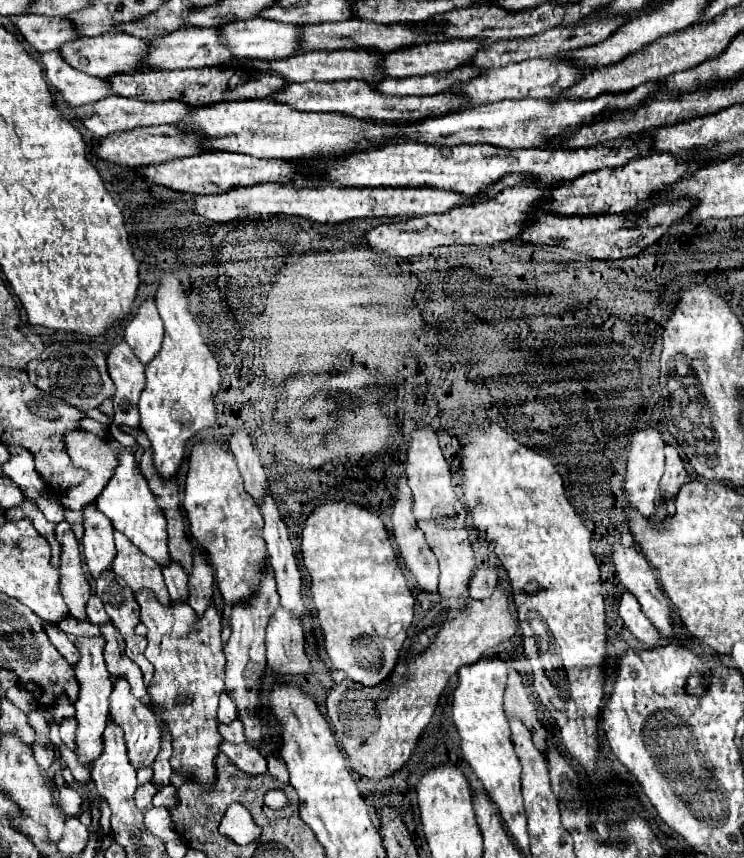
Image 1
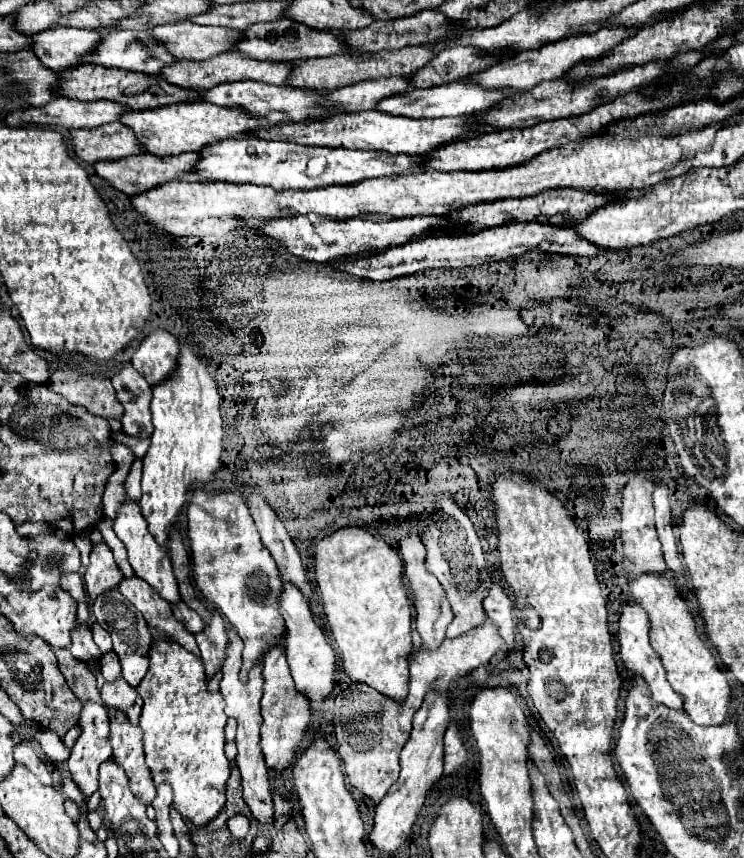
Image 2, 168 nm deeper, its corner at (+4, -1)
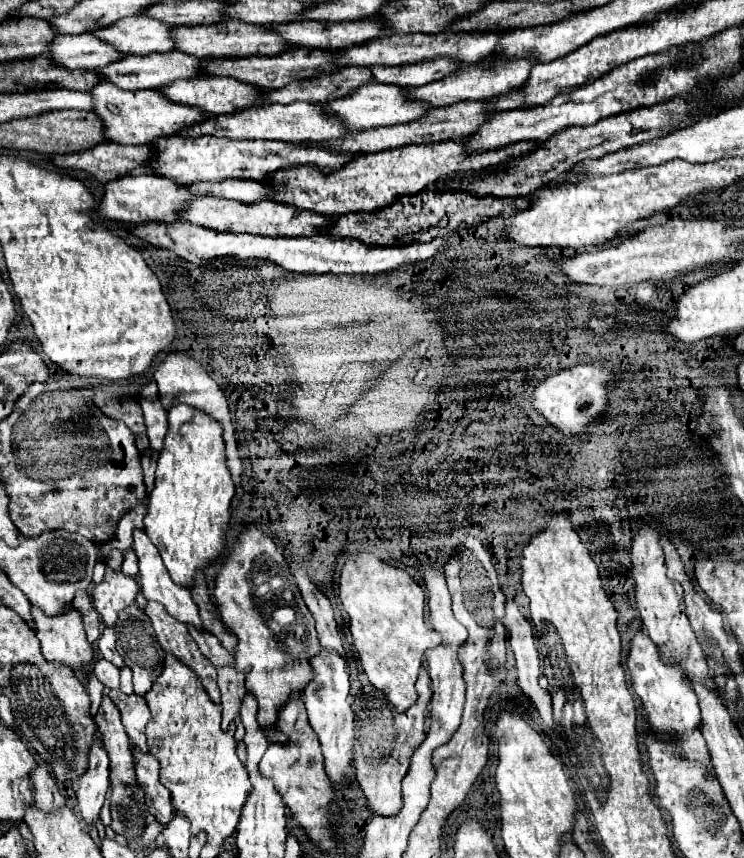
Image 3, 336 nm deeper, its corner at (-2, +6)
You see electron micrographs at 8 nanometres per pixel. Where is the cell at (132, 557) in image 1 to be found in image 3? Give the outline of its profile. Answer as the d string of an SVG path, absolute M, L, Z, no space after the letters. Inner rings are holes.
M146 602L146 614L150 616L160 648L166 654L176 656L186 666L190 666L200 678L210 700L220 704L220 690L216 686L216 668L210 664L210 660L202 656L196 642L190 638L188 628L182 626L182 622L170 618L170 614L156 602Z

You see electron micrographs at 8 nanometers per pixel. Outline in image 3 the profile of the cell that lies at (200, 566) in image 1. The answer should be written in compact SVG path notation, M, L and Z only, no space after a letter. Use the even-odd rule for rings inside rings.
M236 668L218 670L218 688L222 692L222 730L228 730L232 722L240 718L240 704L246 696L246 676Z

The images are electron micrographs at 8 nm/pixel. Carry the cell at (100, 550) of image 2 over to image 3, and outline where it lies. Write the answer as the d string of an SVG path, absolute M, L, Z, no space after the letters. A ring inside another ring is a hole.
M106 568L104 582L94 586L94 592L92 592L94 608L102 616L104 626L108 628L116 626L120 610L134 604L136 596L138 596L136 580L128 578L122 572L114 572L112 568Z

